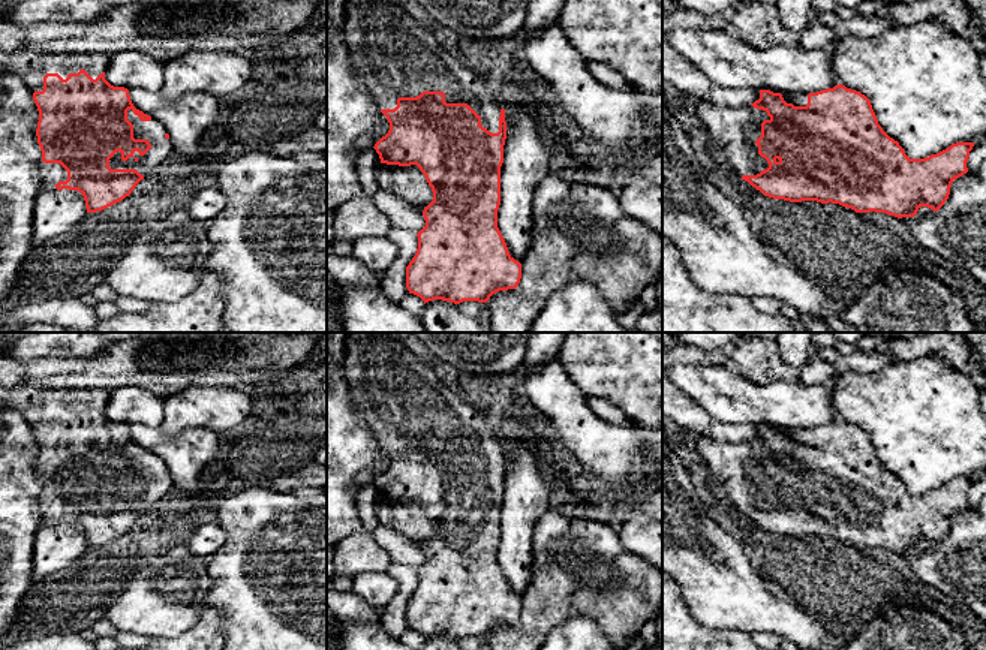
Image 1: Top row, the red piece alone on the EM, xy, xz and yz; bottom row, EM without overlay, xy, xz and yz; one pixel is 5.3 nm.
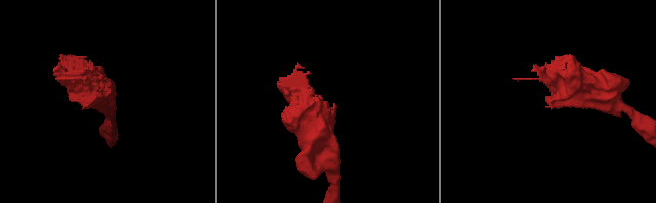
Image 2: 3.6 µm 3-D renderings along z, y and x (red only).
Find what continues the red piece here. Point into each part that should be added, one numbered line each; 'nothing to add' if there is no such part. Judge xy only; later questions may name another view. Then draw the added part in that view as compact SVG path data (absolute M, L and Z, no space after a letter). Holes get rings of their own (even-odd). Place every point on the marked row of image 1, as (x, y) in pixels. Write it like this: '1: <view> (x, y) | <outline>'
1: xy (153, 131) | M132 109L127 111L127 120L133 124L133 138L147 139L151 144L151 148L144 156L135 151L126 162L121 160L121 153L117 151L109 159L109 168L136 169L145 177L174 154L174 145L171 139L165 138L168 132L160 121L154 118L150 121L141 121Z

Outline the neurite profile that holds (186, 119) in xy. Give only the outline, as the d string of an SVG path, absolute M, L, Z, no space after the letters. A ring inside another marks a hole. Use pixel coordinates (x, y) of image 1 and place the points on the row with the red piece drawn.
M130 88L129 96L136 109L165 126L174 153L186 159L199 156L199 141L219 112L217 97L196 91L174 100L165 100L159 93L141 88Z

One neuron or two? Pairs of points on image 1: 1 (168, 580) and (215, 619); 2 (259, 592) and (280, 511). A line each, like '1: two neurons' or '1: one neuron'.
1: two neurons
2: one neuron

